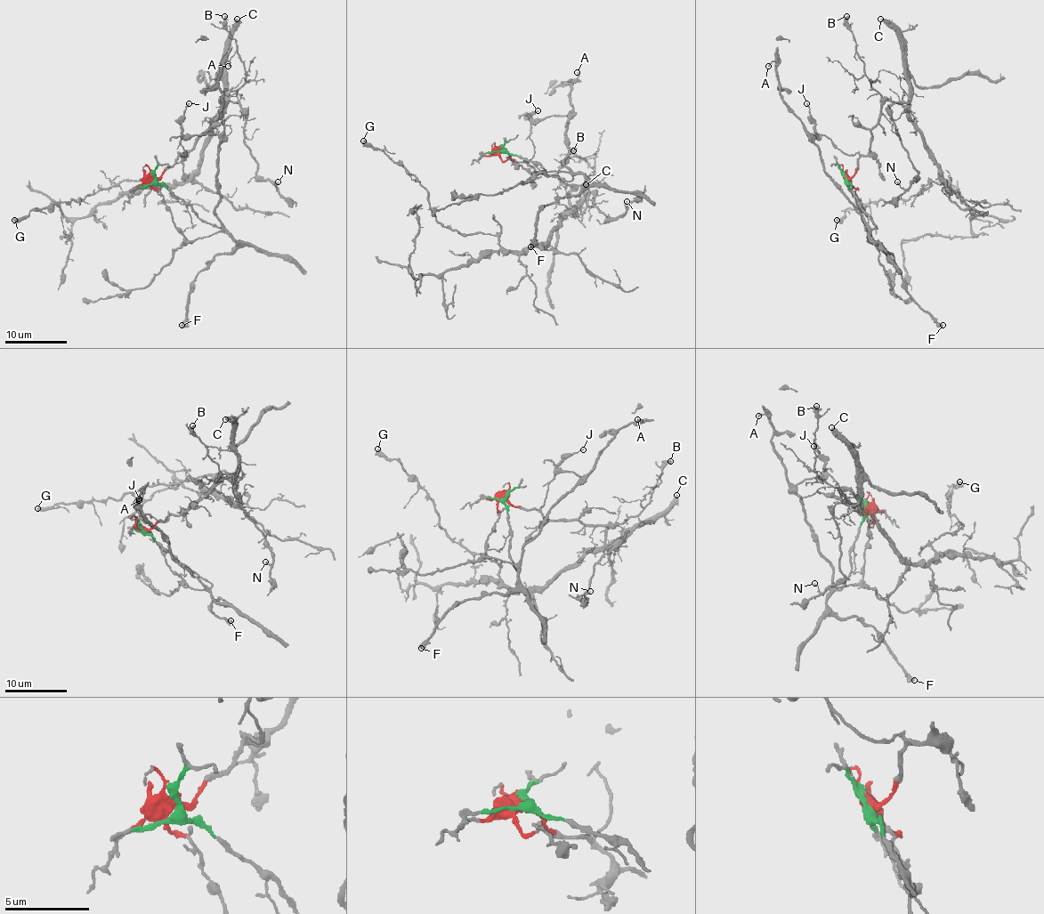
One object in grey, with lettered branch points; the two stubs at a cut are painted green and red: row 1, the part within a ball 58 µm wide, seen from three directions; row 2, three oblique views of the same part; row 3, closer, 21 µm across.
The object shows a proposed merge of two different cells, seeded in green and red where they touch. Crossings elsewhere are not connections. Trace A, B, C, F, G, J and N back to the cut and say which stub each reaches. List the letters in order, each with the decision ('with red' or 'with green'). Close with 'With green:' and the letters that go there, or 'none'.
A: with green
B: with red
C: with red
F: with green
G: with red
J: with red
N: with red
With green: A, F

